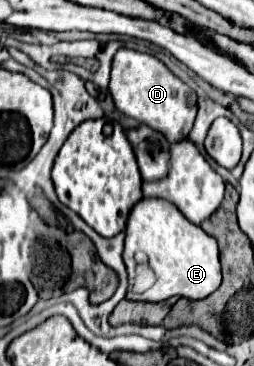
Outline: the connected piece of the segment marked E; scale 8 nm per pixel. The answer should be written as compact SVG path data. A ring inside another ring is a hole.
M140 199L132 207L126 223L122 257L128 269L126 299L132 301L158 303L170 297L204 299L206 295L214 293L222 283L216 239L204 233L198 225L190 223L180 211L176 211L172 203L162 199ZM138 263L148 263L148 266ZM134 267L136 267L135 282Z

